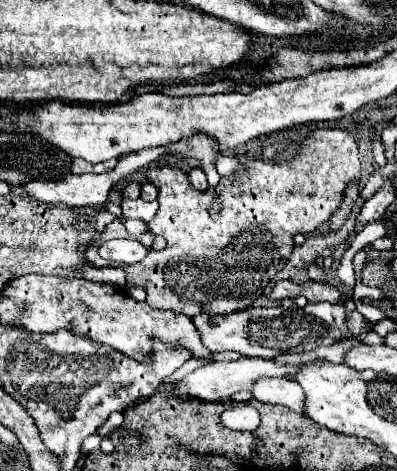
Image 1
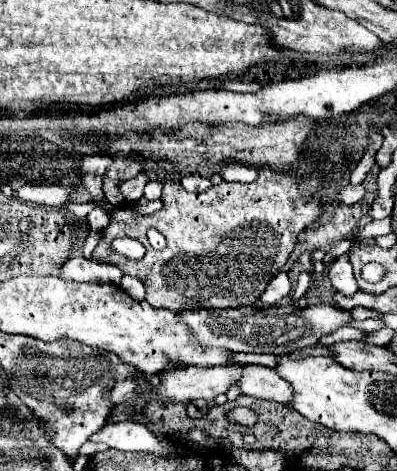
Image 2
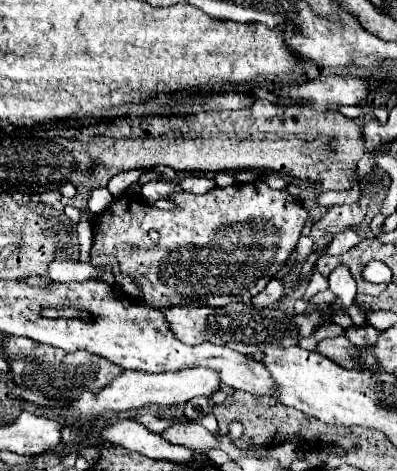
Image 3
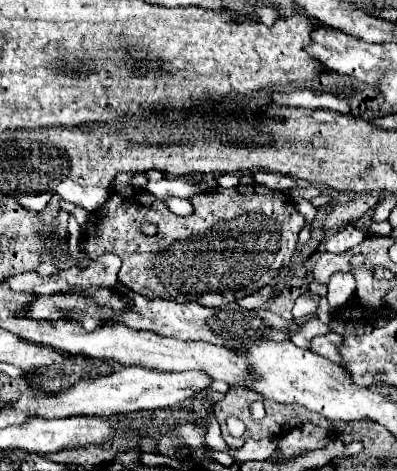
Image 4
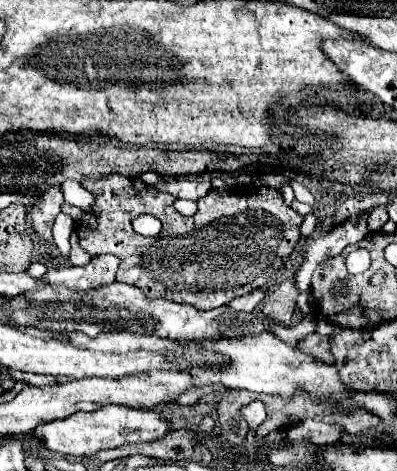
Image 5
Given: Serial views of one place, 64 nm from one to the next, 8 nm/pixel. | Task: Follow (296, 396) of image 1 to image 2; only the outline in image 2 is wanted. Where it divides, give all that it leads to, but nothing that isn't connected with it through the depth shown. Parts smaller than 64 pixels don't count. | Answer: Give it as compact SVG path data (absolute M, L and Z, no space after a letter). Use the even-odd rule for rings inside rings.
M248 366L244 368L244 376L240 378L238 388L252 398L260 400L272 400L280 404L292 404L294 390L292 386L276 374L276 370L264 368L264 366Z

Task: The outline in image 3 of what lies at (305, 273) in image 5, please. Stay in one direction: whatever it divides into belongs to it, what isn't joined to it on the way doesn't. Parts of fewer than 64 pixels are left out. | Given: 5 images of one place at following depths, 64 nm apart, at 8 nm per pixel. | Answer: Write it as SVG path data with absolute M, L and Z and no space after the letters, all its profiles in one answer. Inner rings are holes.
M350 228L350 230L346 230L346 232L342 232L342 234L338 234L336 238L334 238L334 242L328 246L328 256L340 256L340 254L344 254L344 252L348 252L354 244L358 244L362 238L360 238L360 234L354 230L354 228Z

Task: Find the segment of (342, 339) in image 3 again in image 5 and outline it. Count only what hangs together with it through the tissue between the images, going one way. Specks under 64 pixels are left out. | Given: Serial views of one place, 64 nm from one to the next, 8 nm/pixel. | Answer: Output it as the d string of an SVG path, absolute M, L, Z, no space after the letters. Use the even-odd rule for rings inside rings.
M310 334L310 336L306 336L306 338L298 344L298 348L300 348L302 352L306 352L306 354L318 358L318 360L324 360L326 364L334 364L334 360L332 360L334 356L330 354L330 348L328 348L330 340L332 340L332 336Z

